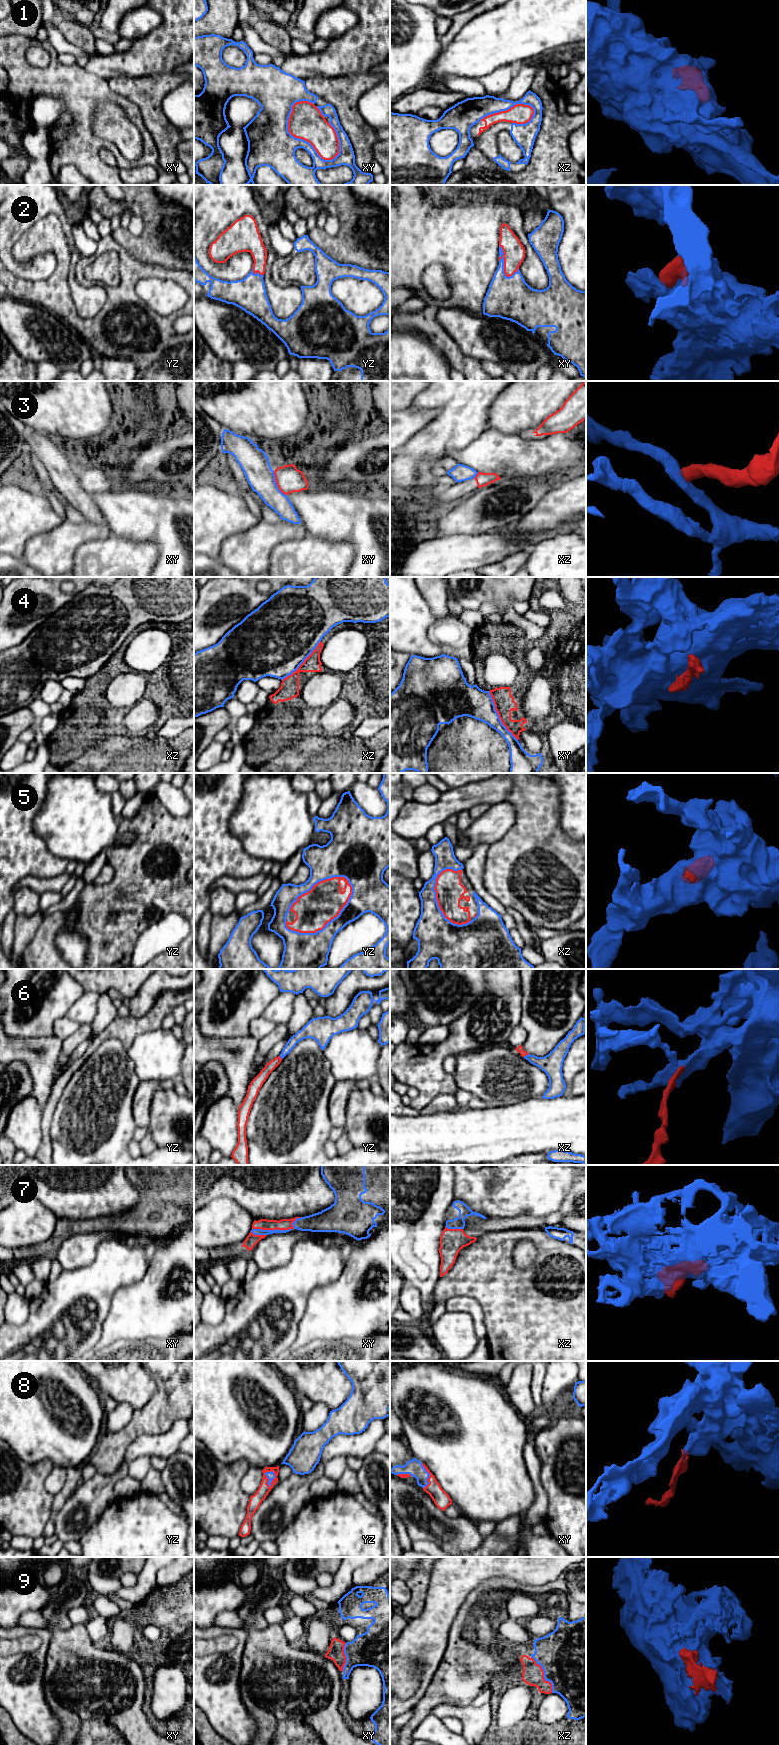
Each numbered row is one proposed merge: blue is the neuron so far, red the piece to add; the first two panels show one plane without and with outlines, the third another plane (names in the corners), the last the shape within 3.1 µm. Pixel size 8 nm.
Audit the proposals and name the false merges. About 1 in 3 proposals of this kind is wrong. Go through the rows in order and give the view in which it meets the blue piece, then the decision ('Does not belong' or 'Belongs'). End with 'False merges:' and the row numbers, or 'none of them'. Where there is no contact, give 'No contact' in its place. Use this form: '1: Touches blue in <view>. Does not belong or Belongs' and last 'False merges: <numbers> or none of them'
1: Touches blue in xy. Does not belong
2: Touches blue in xy. Belongs
3: Touches blue in xy. Does not belong
4: Touches blue in xy. Does not belong
5: Touches blue in yz. Belongs
6: Touches blue in xz. Belongs
7: Touches blue in xy. Belongs
8: Touches blue in yz. Belongs
9: Touches blue in xz. Belongs
False merges: 1, 3, 4

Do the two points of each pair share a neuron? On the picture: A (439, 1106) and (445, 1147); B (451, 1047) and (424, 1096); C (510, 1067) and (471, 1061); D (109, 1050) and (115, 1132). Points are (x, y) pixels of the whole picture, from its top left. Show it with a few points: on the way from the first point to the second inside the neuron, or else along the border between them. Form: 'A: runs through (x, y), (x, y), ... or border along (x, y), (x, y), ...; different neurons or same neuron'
A: border along (456, 1109), (421, 1114); different neurons
B: runs through (438, 1057), (428, 1067), (428, 1083); same neuron
C: runs through (500, 1067), (481, 1067); same neuron
D: runs through (108, 1070), (108, 1112); same neuron

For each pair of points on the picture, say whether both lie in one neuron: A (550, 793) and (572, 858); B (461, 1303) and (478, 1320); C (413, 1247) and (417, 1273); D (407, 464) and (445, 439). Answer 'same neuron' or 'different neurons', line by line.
A: same neuron
B: same neuron
C: same neuron
D: same neuron

